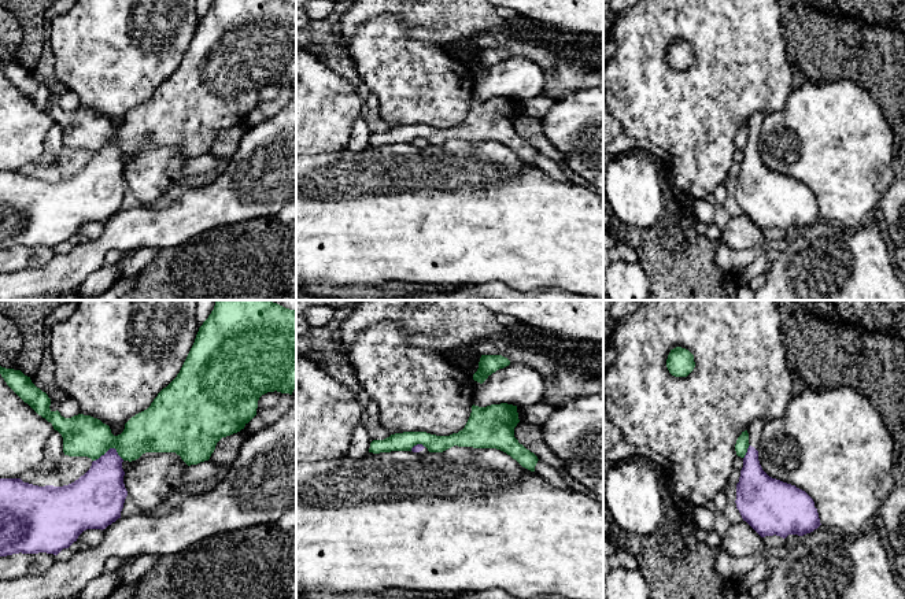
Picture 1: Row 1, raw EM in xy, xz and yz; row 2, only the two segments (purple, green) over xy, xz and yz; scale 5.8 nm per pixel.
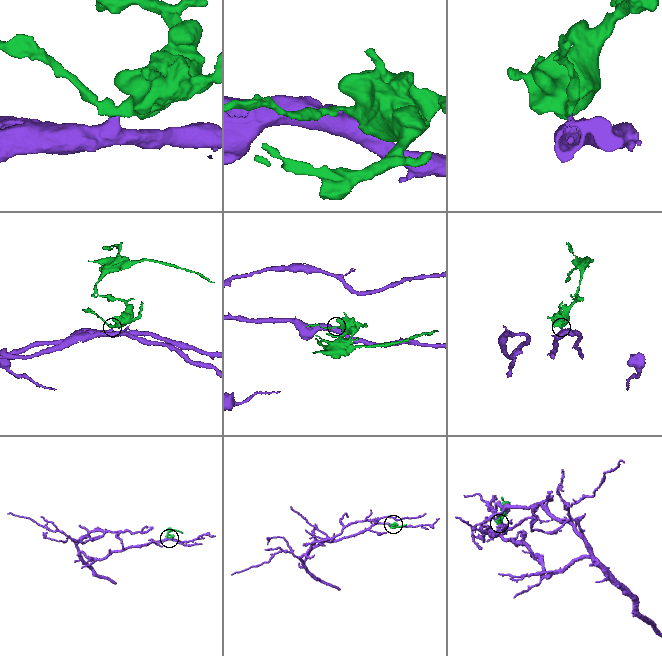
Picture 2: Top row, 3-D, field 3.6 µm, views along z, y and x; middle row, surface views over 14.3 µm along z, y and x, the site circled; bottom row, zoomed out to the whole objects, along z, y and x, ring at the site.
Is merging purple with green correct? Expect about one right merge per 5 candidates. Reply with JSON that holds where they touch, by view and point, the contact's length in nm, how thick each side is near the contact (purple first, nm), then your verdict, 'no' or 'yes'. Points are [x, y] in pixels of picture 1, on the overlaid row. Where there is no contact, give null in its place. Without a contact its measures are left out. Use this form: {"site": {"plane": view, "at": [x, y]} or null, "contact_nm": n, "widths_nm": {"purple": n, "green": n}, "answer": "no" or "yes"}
{"site": {"plane": "xy", "at": [110, 448]}, "contact_nm": 180, "widths_nm": {"purple": 280, "green": 240}, "answer": "no"}

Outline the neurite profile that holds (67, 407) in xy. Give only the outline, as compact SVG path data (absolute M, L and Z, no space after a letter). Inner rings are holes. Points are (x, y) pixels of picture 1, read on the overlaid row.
M66 396L58 406L58 411L64 418L71 418L80 414L80 407L77 402L69 396Z

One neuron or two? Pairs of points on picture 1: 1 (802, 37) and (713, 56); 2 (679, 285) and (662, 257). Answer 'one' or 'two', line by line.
1: two
2: one

